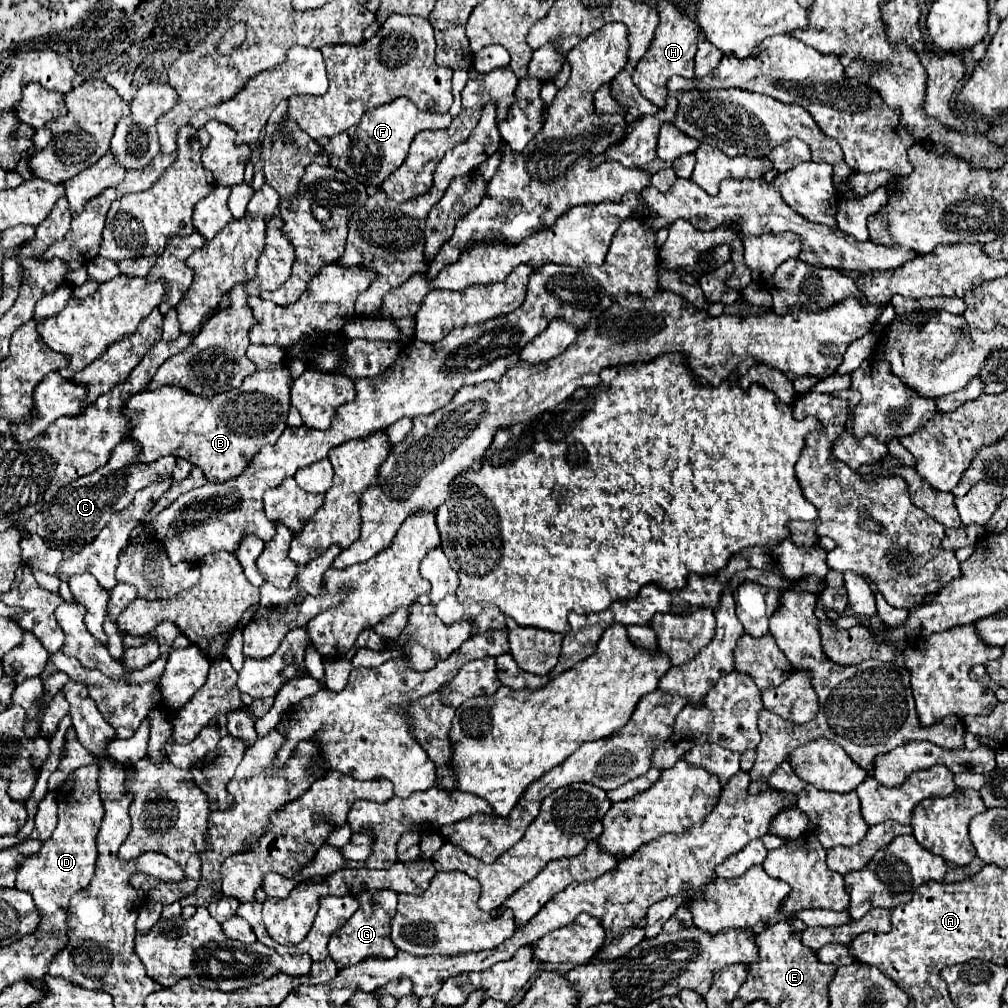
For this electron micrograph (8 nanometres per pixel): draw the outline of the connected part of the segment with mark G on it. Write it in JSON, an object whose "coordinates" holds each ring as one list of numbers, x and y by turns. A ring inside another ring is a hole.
{"coordinates":[[364,891,362,895,358,895,360,909,348,919,344,927,340,927,332,935,328,943,330,957,334,959,338,969,348,967,352,963,360,963,360,959,368,959,368,955,384,959,392,959,392,955,396,955,398,947,390,939,390,921,392,915,396,913,396,899,398,895,394,891]]}

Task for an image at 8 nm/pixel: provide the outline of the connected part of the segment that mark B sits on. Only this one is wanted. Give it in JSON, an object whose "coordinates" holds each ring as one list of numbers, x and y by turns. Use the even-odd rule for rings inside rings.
{"coordinates":[[286,363,268,365,264,369,256,369,238,389,214,395,212,399,200,399,200,395,192,395,190,391,180,391,180,387,160,387,156,391,140,391,128,399,126,415,132,419,130,439,142,445,140,461,150,463,164,455,178,455,188,459,192,465,198,465,208,481,228,481,244,471,248,461,260,451,260,447,268,443,276,443,282,431,286,429,288,405,290,405,290,387,292,375]]}

